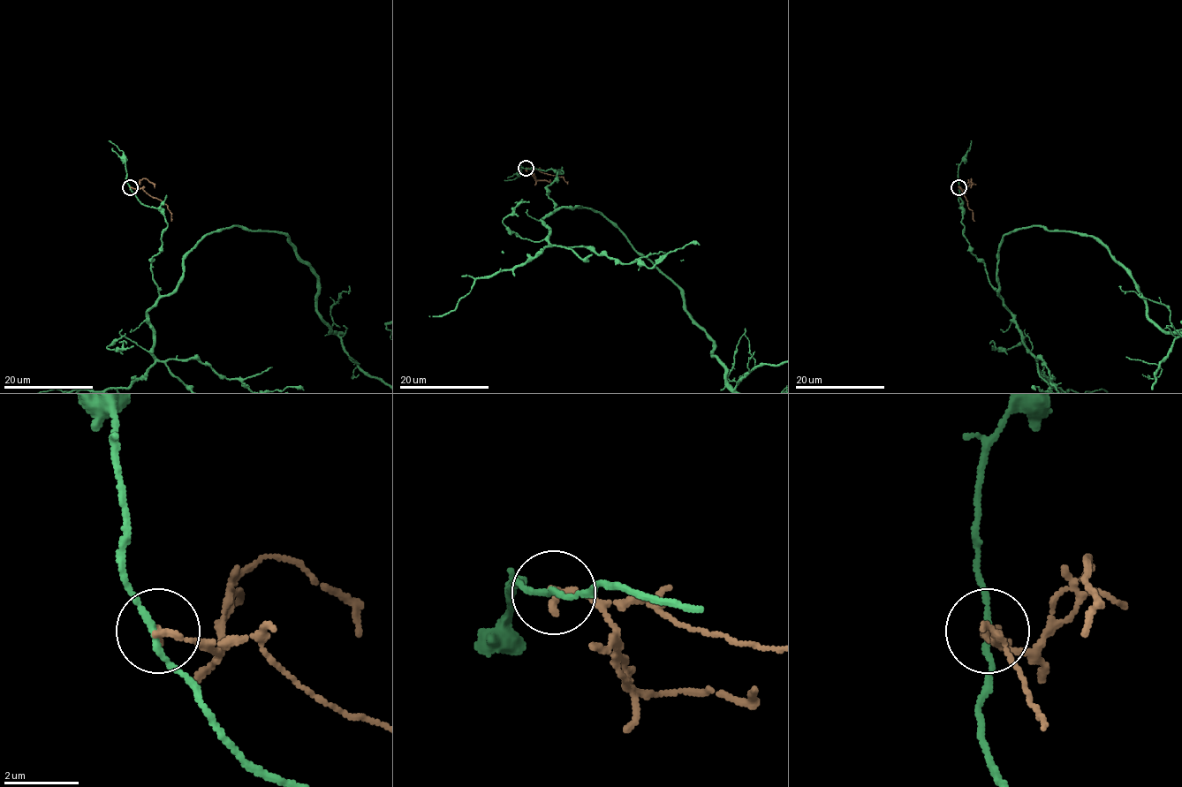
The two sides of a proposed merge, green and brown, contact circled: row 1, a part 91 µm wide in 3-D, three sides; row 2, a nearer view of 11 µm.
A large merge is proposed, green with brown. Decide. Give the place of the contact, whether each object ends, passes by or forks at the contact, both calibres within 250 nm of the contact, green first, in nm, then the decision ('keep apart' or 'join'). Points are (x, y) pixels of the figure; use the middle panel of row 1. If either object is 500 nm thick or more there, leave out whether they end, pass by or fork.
(526, 168) | green passes by | brown ends | 150/240 nm | keep apart

